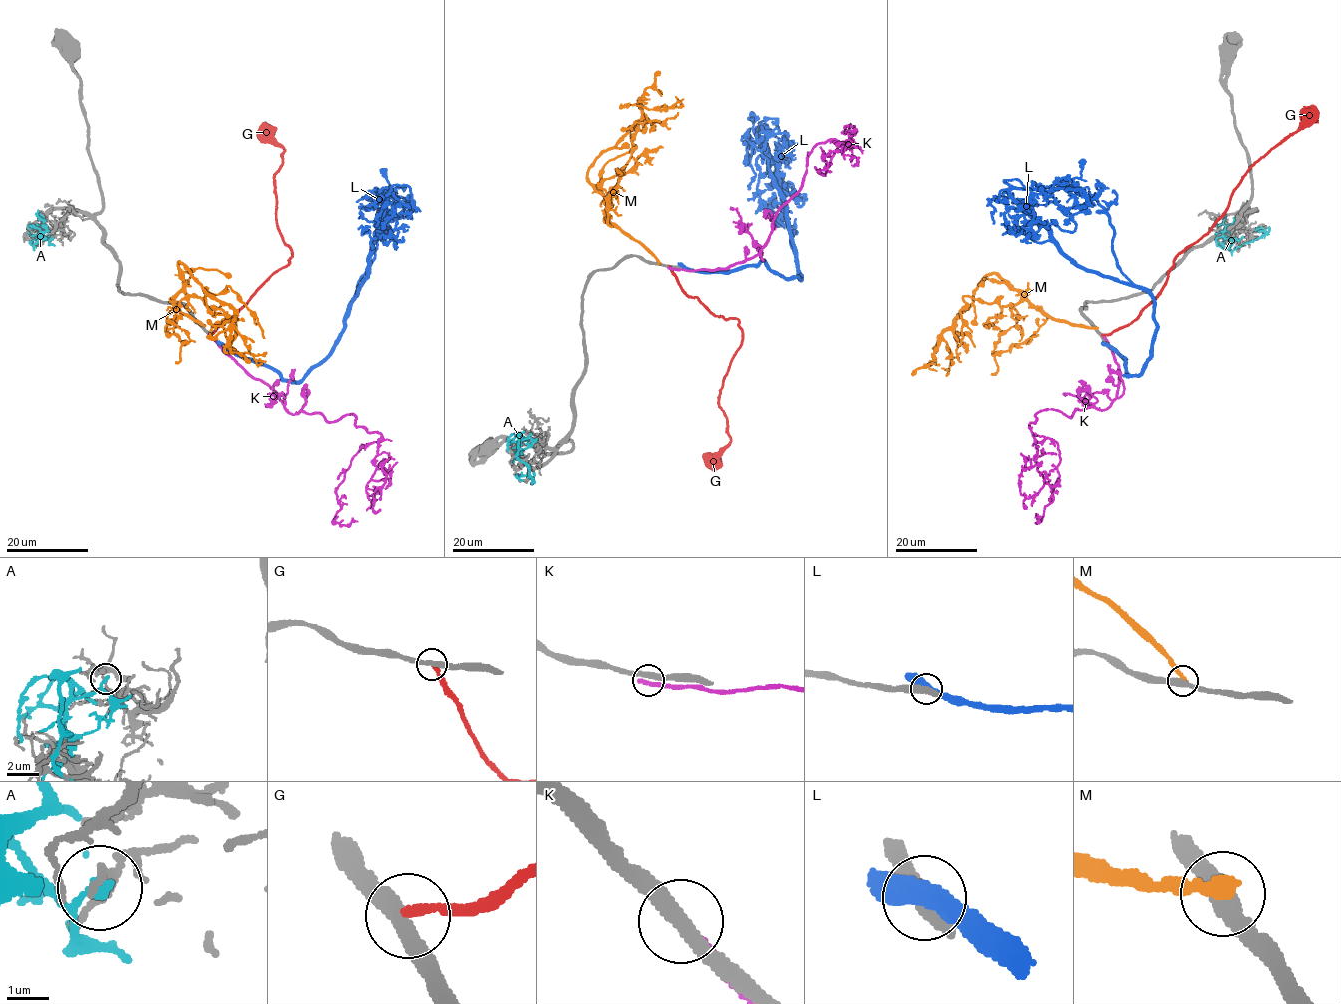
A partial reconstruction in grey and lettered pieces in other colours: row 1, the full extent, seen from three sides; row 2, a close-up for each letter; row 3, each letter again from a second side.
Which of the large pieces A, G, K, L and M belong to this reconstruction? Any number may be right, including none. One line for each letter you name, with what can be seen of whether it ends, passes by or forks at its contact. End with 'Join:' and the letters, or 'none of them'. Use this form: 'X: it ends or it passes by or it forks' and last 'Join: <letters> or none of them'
Join: none of them

